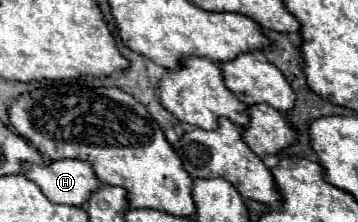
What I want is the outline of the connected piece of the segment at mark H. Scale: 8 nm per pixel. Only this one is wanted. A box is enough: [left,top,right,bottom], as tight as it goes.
[23,160,101,206]

